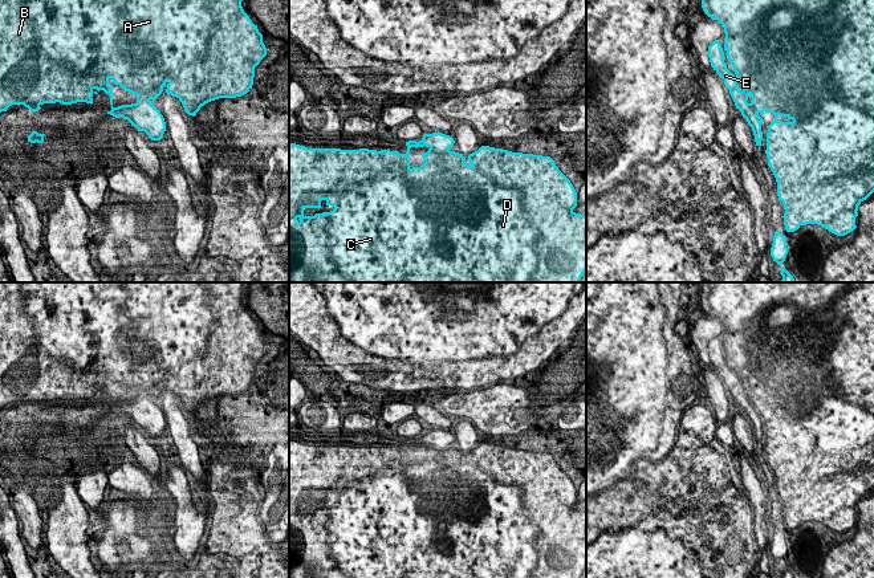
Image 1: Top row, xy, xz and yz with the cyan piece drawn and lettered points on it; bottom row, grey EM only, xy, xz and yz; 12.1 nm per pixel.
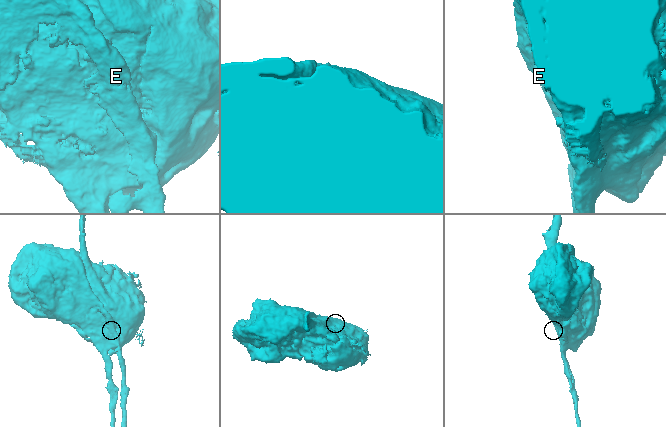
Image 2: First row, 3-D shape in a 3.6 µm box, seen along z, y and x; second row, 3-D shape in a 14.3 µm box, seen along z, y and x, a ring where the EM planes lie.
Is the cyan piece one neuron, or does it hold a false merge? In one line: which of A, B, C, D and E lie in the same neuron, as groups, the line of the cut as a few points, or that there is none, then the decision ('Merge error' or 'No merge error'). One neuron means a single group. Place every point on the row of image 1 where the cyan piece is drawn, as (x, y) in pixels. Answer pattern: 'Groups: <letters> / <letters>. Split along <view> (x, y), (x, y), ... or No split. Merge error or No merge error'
Groups: A B C D / E. Split along xz (430, 147), (440, 153), (450, 151). Merge error

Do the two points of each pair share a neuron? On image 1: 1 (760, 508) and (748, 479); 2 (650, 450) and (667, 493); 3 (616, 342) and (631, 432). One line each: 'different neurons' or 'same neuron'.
1: same neuron
2: different neurons
3: same neuron

